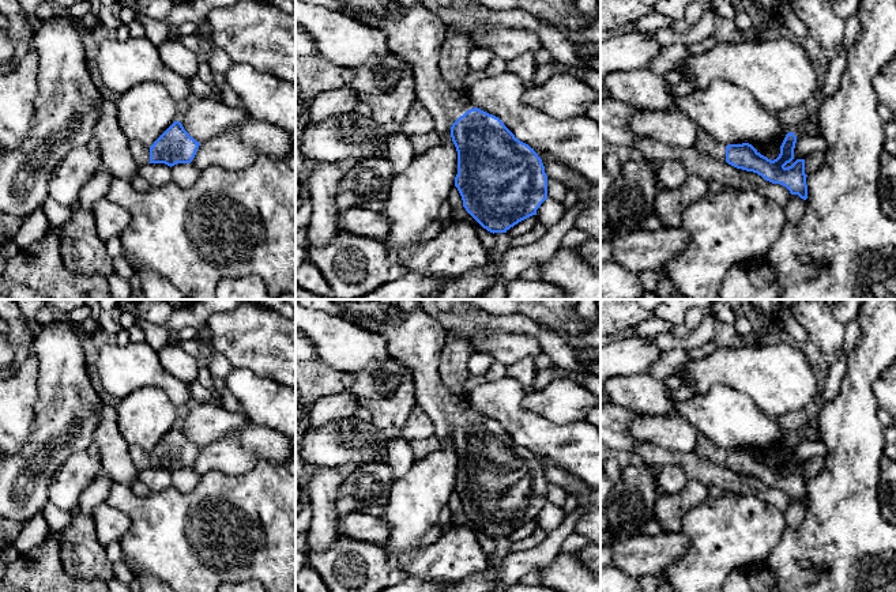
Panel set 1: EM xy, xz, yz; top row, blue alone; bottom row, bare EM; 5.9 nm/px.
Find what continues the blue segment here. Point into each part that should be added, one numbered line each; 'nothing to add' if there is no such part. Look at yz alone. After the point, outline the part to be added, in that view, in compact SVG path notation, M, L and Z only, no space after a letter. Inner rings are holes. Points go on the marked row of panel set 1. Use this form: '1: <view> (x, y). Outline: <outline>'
1: yz (706, 143). Outline: M704 129L697 131L697 142L694 144L694 148L705 154L711 158L726 161L726 144L718 142L714 139L708 132Z

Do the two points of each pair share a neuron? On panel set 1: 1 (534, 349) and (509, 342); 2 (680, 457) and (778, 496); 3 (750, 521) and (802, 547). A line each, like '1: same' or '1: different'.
1: same
2: same
3: different

